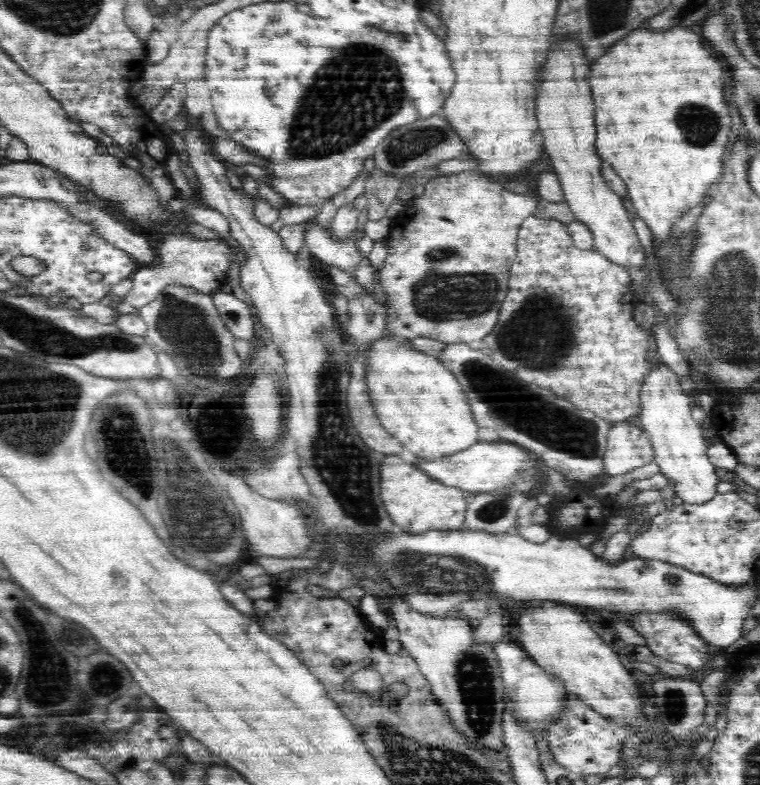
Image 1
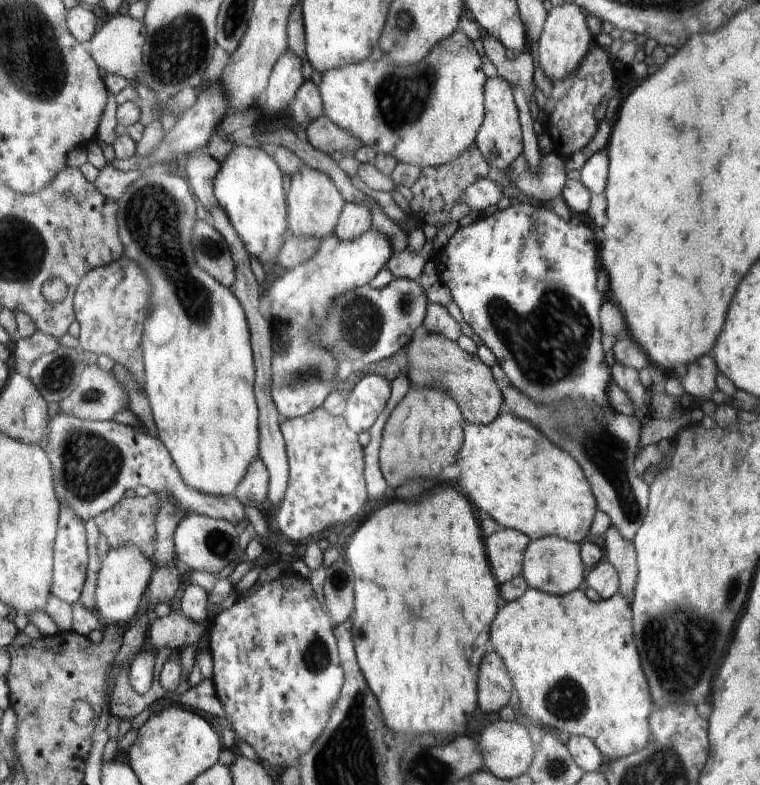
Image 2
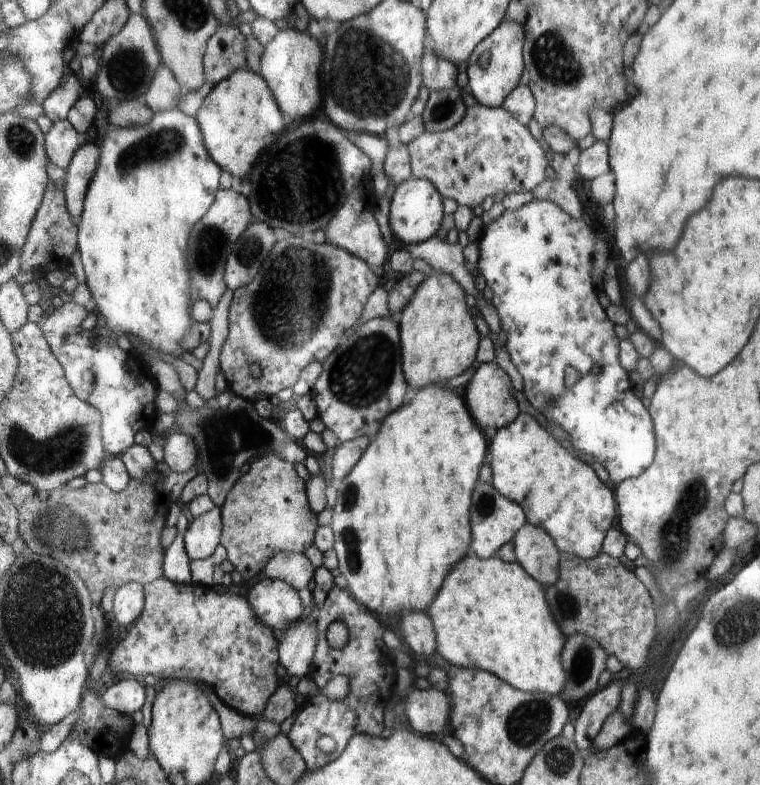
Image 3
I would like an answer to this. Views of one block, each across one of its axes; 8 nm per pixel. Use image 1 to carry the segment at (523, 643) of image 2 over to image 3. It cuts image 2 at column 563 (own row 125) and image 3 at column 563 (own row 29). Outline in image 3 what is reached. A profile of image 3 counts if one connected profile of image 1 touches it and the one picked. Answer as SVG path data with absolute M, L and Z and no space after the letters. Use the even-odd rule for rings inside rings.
M468 556L452 570L444 594L428 610L436 622L436 638L440 638L438 652L450 664L488 670L518 690L540 690L560 697L566 682L562 648L567 637L560 634L550 616L544 600L546 588L518 564Z

